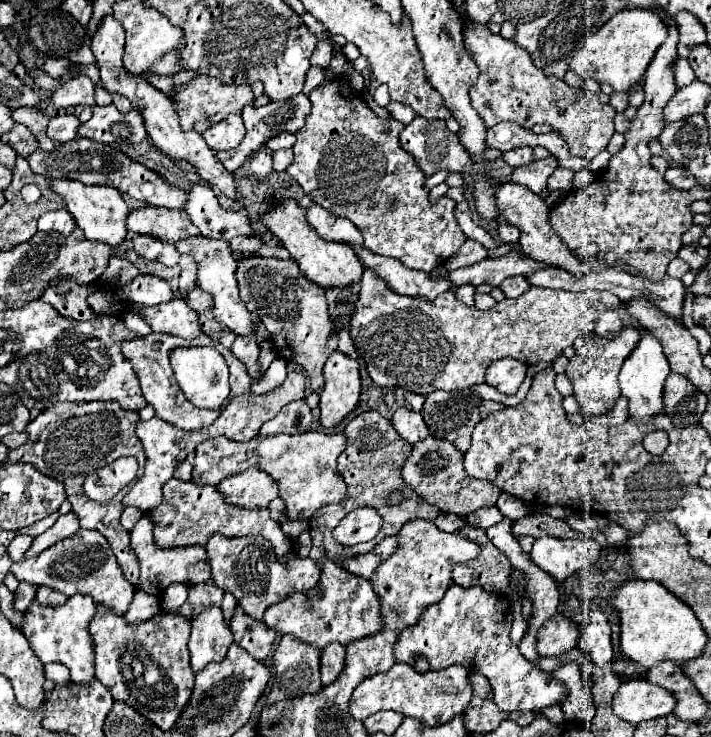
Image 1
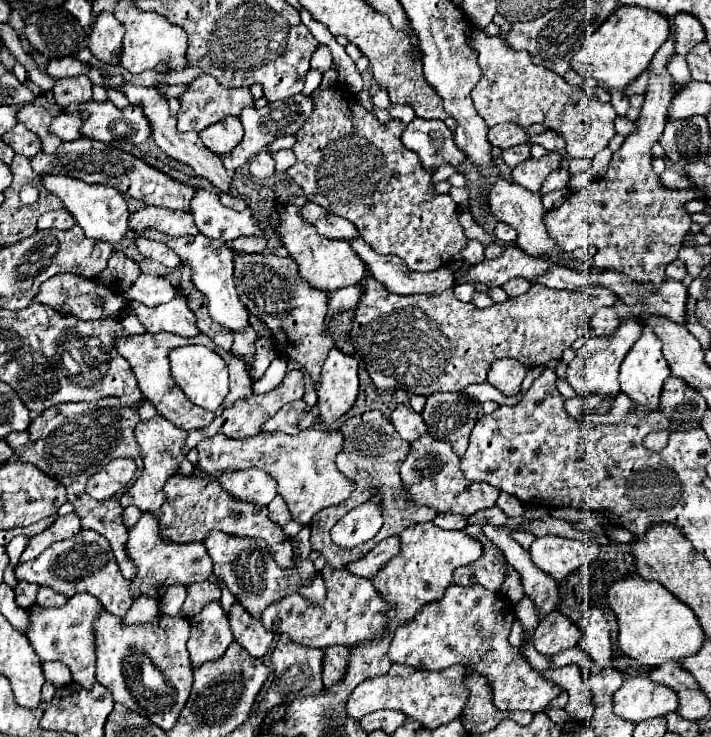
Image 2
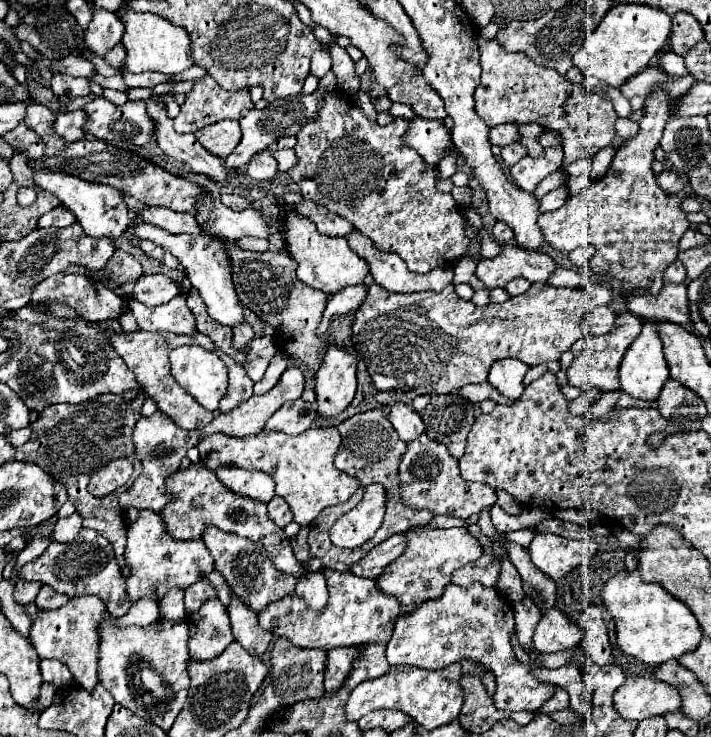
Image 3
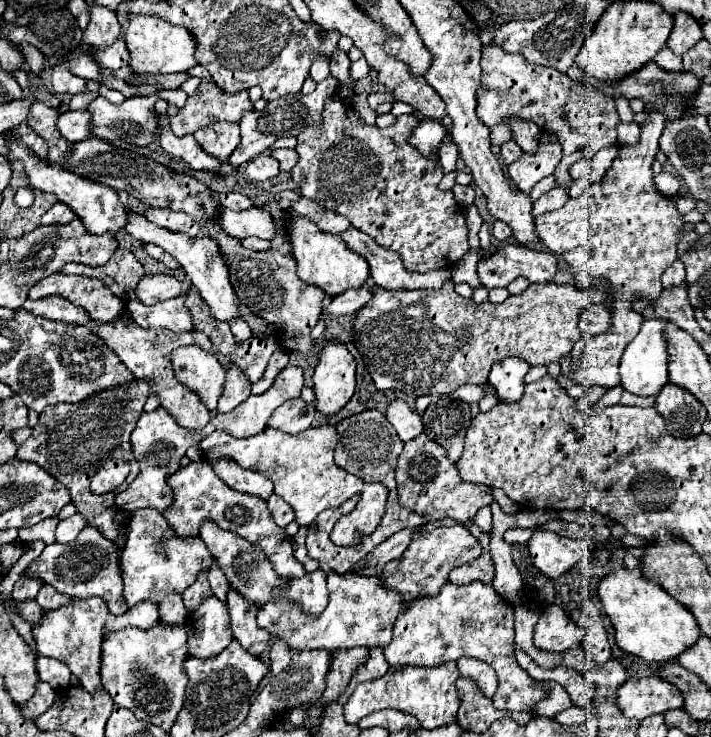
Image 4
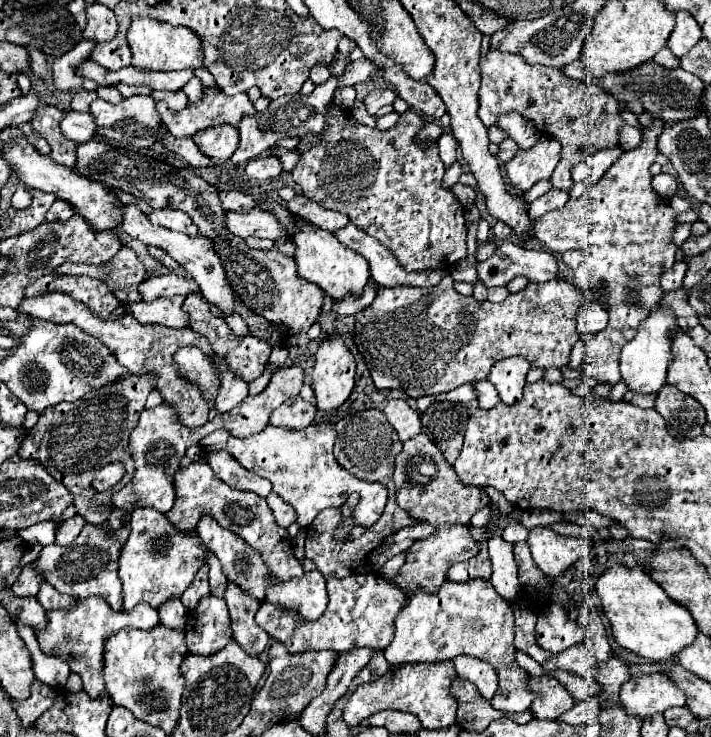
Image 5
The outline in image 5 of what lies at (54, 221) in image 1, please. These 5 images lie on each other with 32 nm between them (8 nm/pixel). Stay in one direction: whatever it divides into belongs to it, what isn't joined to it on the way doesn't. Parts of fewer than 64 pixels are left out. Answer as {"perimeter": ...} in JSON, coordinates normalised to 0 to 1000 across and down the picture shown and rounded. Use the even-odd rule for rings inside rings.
{"perimeter":[[[79,271],[73,277],[73,282],[65,288],[65,299],[68,301],[93,301],[101,296],[101,282],[96,282],[96,277],[90,277],[87,271]]]}

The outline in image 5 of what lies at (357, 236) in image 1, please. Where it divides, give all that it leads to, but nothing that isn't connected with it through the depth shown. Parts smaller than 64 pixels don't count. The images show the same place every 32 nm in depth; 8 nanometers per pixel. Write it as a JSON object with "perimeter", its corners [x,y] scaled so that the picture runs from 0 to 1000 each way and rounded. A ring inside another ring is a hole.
{"perimeter":[[[416,266],[411,274],[405,274],[405,285],[414,290],[414,293],[422,293],[439,304],[444,304],[447,309],[453,312],[461,312],[461,315],[473,315],[478,309],[484,309],[492,299],[489,293],[478,290],[478,288],[467,288],[467,285],[459,285],[453,282],[450,277],[428,269],[428,266]]]}

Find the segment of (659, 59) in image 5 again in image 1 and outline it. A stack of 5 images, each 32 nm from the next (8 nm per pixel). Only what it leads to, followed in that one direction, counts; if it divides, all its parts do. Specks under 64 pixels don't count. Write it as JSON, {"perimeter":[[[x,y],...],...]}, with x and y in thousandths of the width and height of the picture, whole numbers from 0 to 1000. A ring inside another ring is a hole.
{"perimeter":[[[962,79],[951,81],[951,92],[945,92],[945,95],[948,95],[948,103],[951,103],[951,117],[954,119],[962,119],[962,117],[976,111],[976,98],[973,98],[968,81],[962,81]]]}

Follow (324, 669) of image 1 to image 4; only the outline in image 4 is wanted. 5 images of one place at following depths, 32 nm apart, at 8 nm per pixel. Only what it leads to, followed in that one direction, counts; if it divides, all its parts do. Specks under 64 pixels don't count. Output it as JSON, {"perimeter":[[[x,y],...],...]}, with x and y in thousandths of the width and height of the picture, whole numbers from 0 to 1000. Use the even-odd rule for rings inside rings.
{"perimeter":[[[489,879],[489,882],[467,885],[461,917],[459,917],[459,936],[456,944],[450,947],[456,955],[467,953],[487,936],[495,915],[506,901],[512,901],[515,890],[518,890],[518,879]]]}

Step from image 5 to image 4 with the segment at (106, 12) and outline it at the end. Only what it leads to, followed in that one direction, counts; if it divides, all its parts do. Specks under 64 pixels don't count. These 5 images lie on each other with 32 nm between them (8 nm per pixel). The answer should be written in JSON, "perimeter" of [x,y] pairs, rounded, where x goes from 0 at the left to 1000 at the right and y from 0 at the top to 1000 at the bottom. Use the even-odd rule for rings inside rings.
{"perimeter":[[[127,8],[127,33],[118,41],[118,57],[124,62],[129,62],[132,68],[155,62],[160,54],[166,54],[169,43],[172,35],[158,14]]]}

